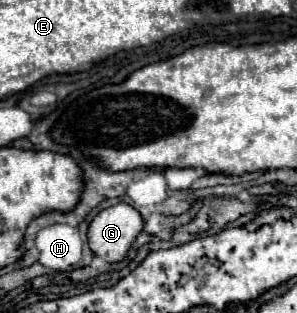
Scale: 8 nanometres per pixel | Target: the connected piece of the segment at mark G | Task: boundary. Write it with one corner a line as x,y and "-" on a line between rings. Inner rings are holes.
119,202
95,216
89,226
89,246
95,256
107,262
121,262
143,228
143,216
131,204

